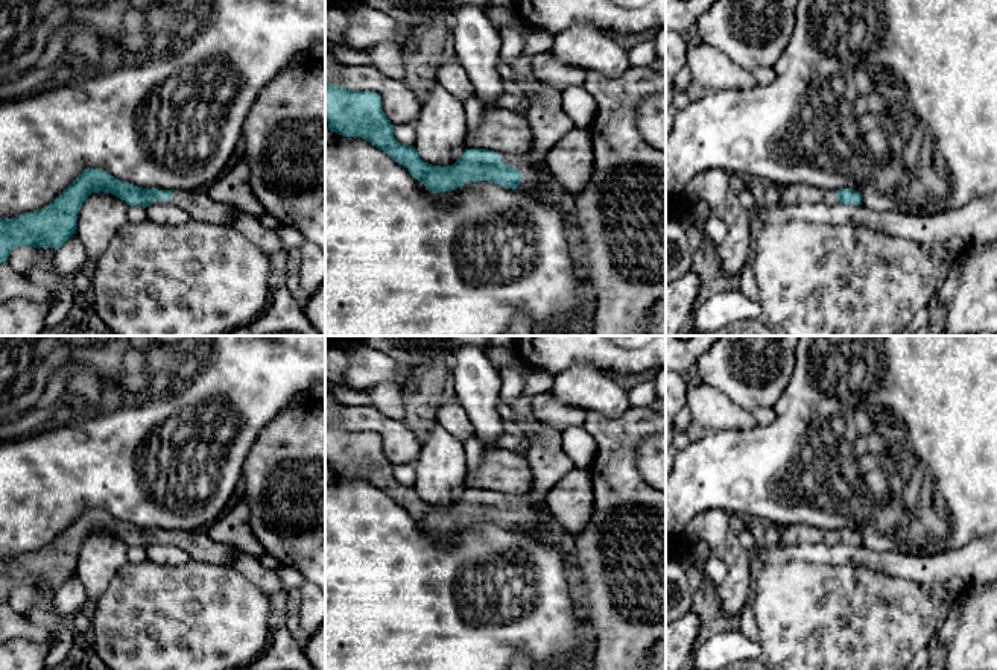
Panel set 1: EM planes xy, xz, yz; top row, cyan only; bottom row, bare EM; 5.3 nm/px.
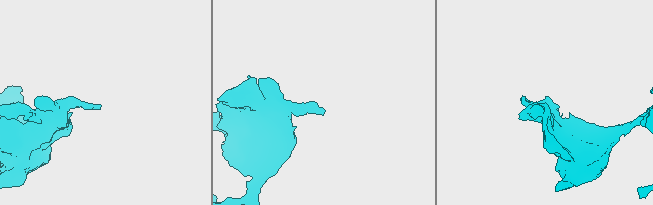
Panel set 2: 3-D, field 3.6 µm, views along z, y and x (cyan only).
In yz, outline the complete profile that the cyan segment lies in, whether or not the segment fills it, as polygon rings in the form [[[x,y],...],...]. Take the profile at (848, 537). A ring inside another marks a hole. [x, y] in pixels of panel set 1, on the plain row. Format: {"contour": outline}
{"contour": [[[853,529],[825,530],[824,542],[828,545],[834,545],[836,542],[843,542],[847,545],[862,545],[862,536]]]}

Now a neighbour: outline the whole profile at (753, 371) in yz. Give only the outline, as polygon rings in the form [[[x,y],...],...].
[[[719,336],[698,360],[698,377],[737,406],[772,409],[786,389],[798,336]]]

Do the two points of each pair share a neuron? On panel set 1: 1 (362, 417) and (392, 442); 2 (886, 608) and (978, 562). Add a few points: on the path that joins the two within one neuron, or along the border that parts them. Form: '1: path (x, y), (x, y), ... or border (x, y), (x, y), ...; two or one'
1: path (370, 418), (388, 435); one
2: border (892, 575), (912, 579), (929, 588); two

